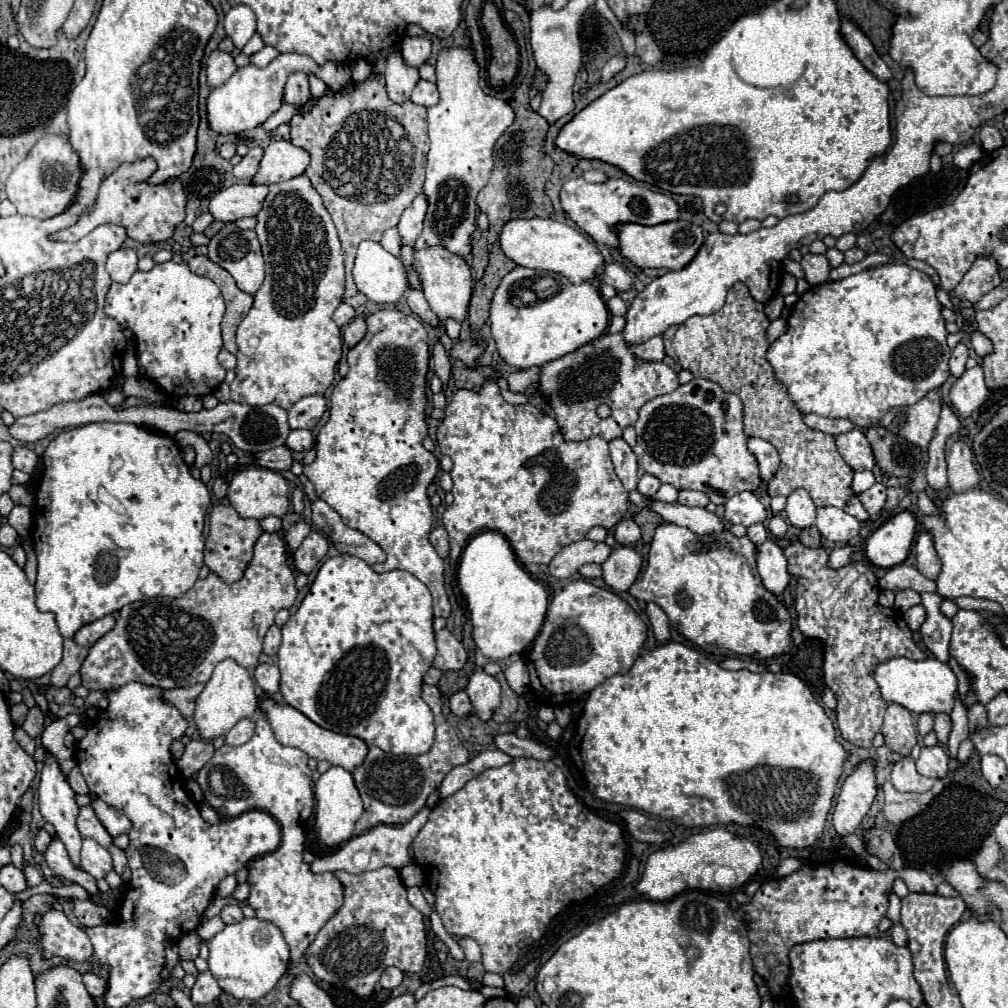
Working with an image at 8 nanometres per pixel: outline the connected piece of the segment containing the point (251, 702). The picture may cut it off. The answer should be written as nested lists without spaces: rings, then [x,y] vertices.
[[[233,659],[221,661],[211,679],[207,681],[203,693],[197,697],[197,707],[195,707],[195,723],[203,739],[215,739],[219,735],[225,735],[239,719],[243,717],[253,717],[257,709],[257,697],[253,691],[253,679],[245,667],[241,667]]]

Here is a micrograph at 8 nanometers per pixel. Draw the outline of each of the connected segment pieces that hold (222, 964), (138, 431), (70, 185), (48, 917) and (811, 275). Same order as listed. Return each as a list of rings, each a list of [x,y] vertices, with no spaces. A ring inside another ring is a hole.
[[[243,919],[233,925],[225,925],[209,945],[209,971],[217,979],[219,987],[235,999],[259,999],[267,995],[289,967],[289,945],[283,939],[279,927],[271,921]]]
[[[89,423],[83,427],[73,427],[67,431],[61,431],[45,449],[43,453],[43,479],[35,497],[35,531],[33,531],[33,545],[35,545],[35,555],[37,555],[37,583],[35,583],[35,593],[37,593],[37,607],[41,611],[55,613],[59,631],[65,639],[71,639],[75,631],[91,623],[99,617],[105,617],[109,613],[119,611],[121,607],[141,601],[141,599],[151,599],[151,597],[181,597],[187,593],[199,575],[199,569],[203,565],[203,547],[205,547],[205,537],[203,537],[203,525],[205,525],[205,513],[211,503],[211,493],[203,481],[193,479],[189,473],[187,463],[181,457],[179,445],[169,437],[169,435],[159,435],[153,431],[147,431],[139,425],[133,423]]]
[[[45,135],[41,137],[29,155],[15,167],[9,175],[5,189],[9,201],[17,207],[19,215],[31,215],[37,219],[55,217],[67,211],[67,205],[75,201],[79,193],[79,177],[83,175],[83,167],[79,165],[79,155],[71,149],[71,143],[61,135]]]
[[[47,911],[45,917],[37,917],[39,931],[43,935],[45,957],[59,955],[71,961],[87,961],[93,955],[93,945],[85,931],[69,923],[65,913]]]
[[[813,253],[803,255],[801,267],[805,271],[805,279],[809,281],[809,285],[825,283],[829,277],[829,271],[831,271],[827,257],[825,255],[813,255]]]

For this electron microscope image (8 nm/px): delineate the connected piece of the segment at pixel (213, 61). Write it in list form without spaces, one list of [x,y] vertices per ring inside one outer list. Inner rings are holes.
[[[213,51],[209,61],[207,61],[207,83],[209,83],[209,87],[223,85],[231,77],[231,73],[235,73],[235,69],[237,69],[237,65],[235,65],[231,53]]]

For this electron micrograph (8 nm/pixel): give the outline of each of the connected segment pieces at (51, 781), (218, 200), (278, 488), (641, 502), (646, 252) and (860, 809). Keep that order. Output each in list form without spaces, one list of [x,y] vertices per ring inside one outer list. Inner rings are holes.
[[[51,753],[45,759],[43,771],[41,771],[41,781],[39,781],[39,807],[41,815],[47,823],[51,823],[57,831],[57,837],[65,843],[71,863],[79,867],[79,851],[81,851],[81,835],[75,827],[77,819],[77,803],[75,803],[75,793],[67,783],[65,773],[61,771],[59,763]]]
[[[231,185],[211,199],[209,211],[217,221],[225,223],[257,215],[263,207],[267,191],[267,185]]]
[[[263,467],[237,471],[231,479],[227,499],[241,517],[283,517],[289,509],[287,483],[283,475]]]
[[[631,491],[629,501],[637,507],[649,507],[651,511],[659,513],[665,521],[675,523],[675,525],[683,525],[697,535],[723,531],[721,519],[715,513],[705,511],[703,507],[685,507],[679,503],[661,503],[661,501],[647,497],[647,495],[641,495],[639,491]]]
[[[671,221],[671,223],[661,223],[655,227],[645,227],[645,225],[617,225],[615,227],[619,235],[619,251],[637,267],[651,267],[651,269],[669,269],[669,271],[679,271],[685,269],[693,259],[695,253],[703,247],[705,235],[699,225],[693,225],[689,221]]]
[[[863,759],[857,763],[855,771],[847,775],[841,785],[841,793],[831,815],[837,835],[855,833],[871,809],[871,803],[877,795],[875,779],[875,759]]]

